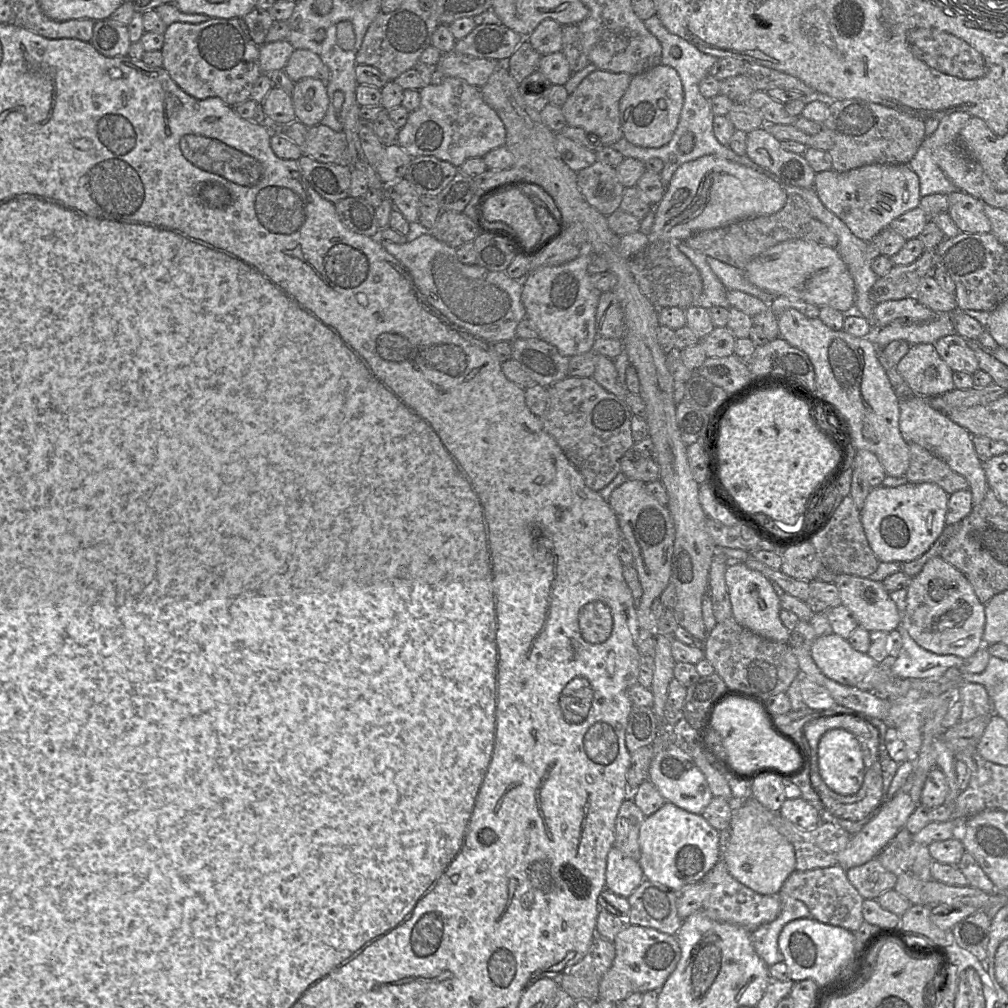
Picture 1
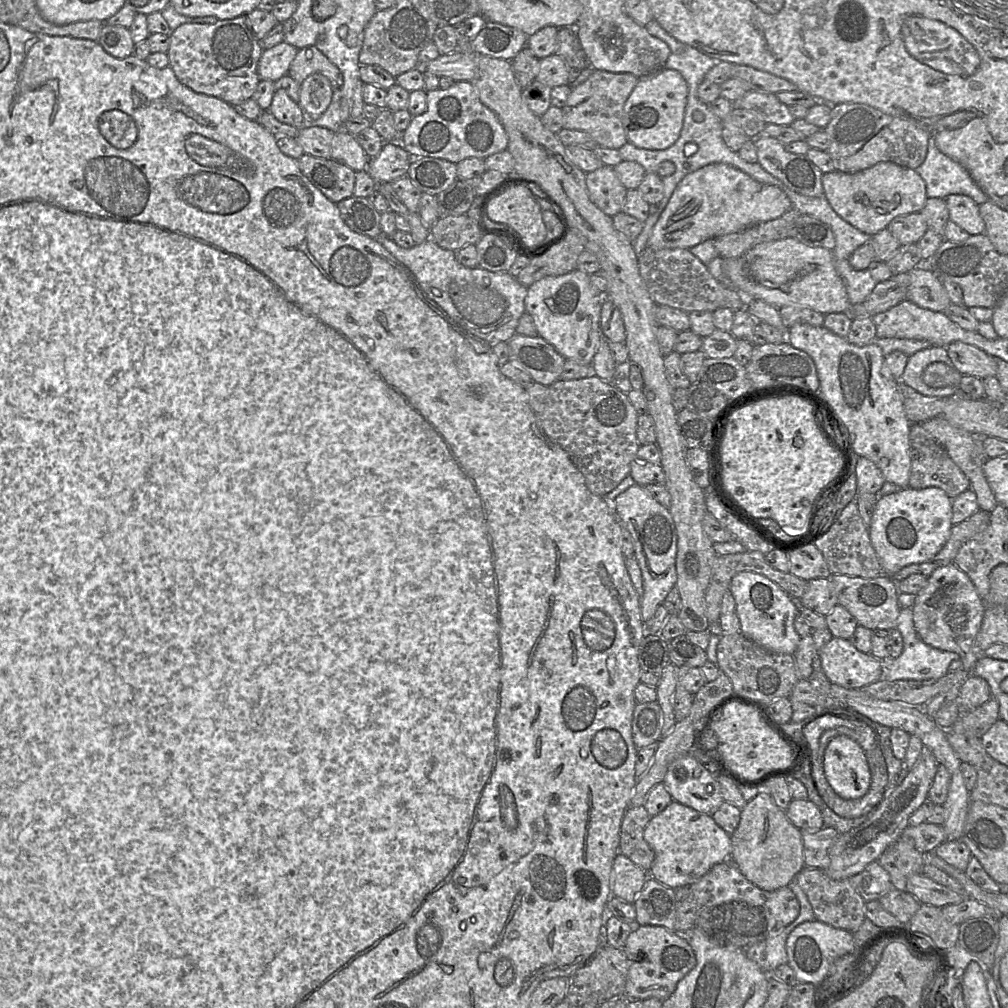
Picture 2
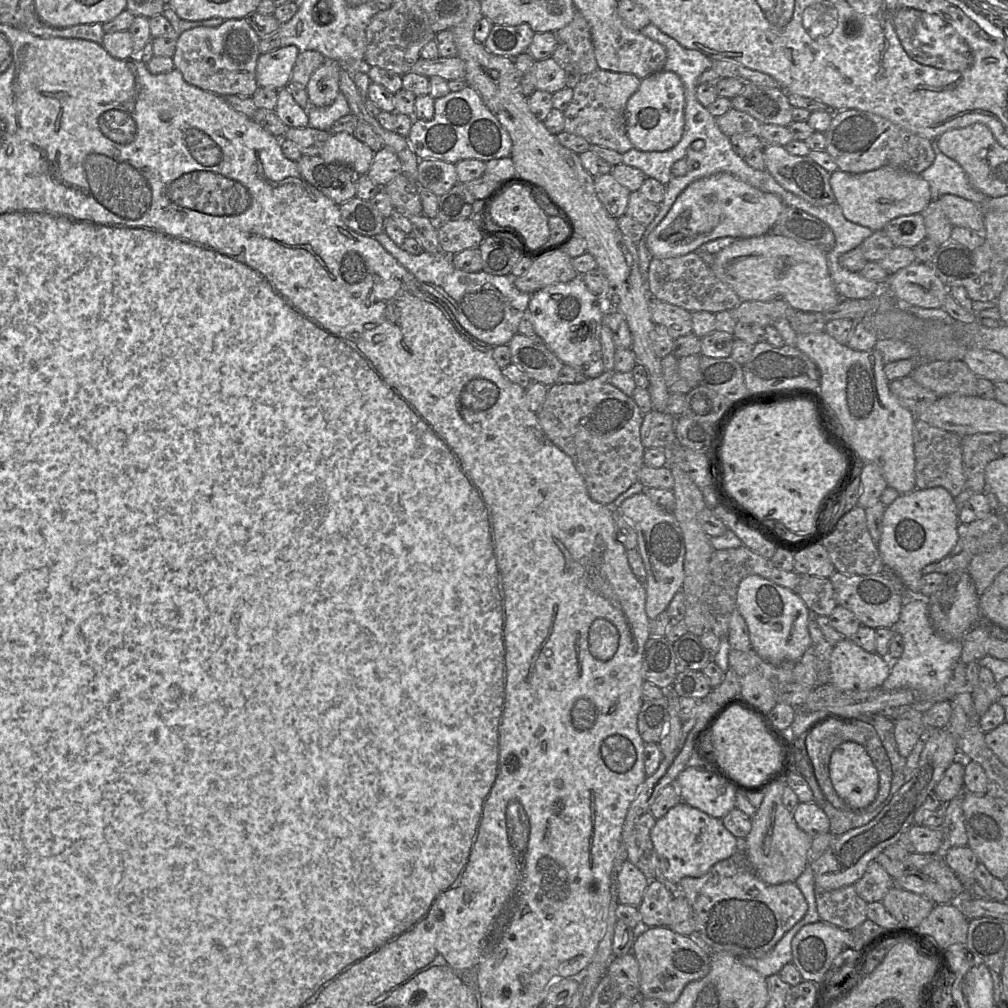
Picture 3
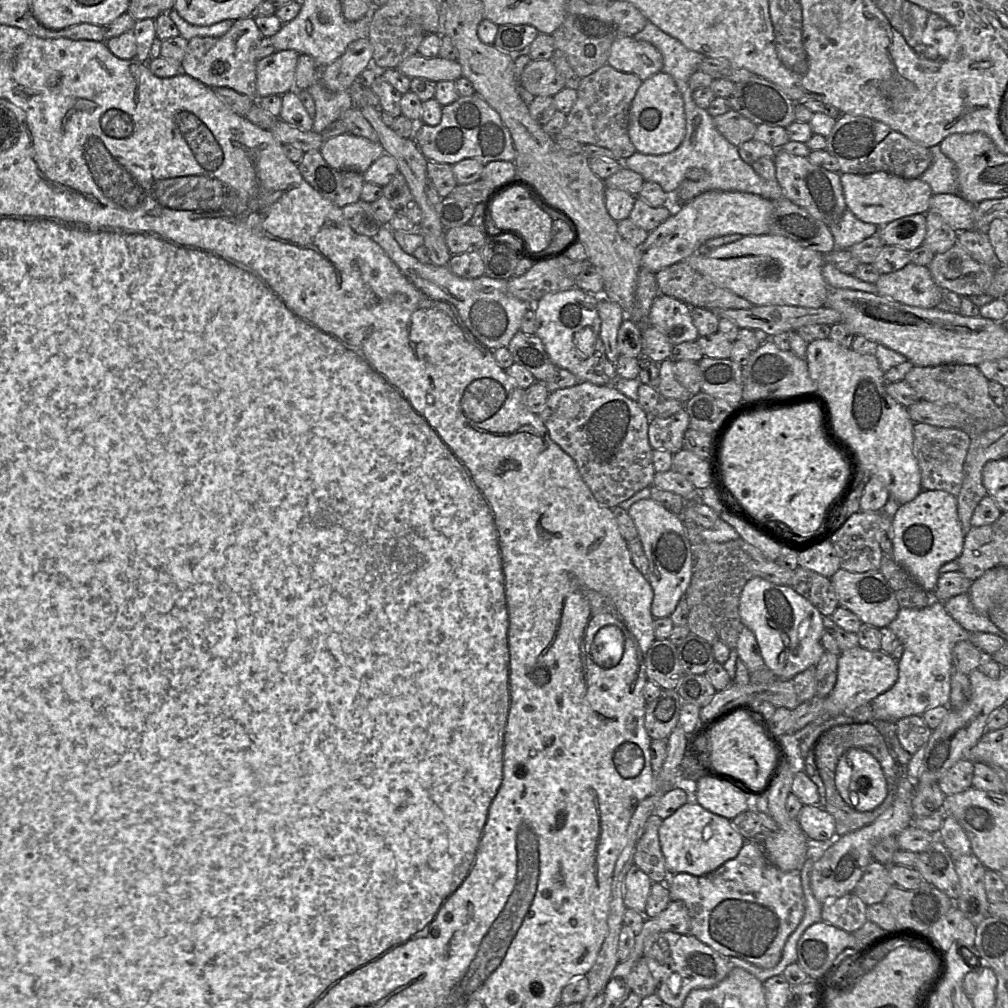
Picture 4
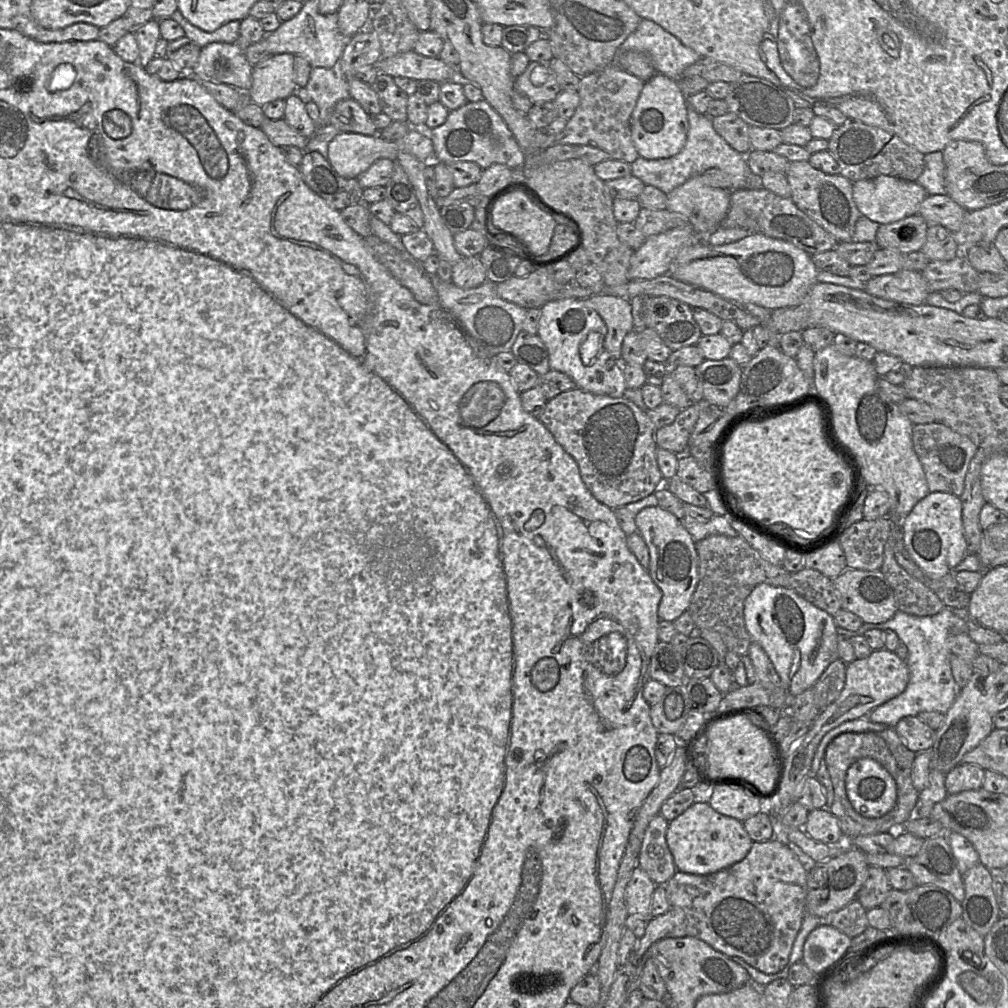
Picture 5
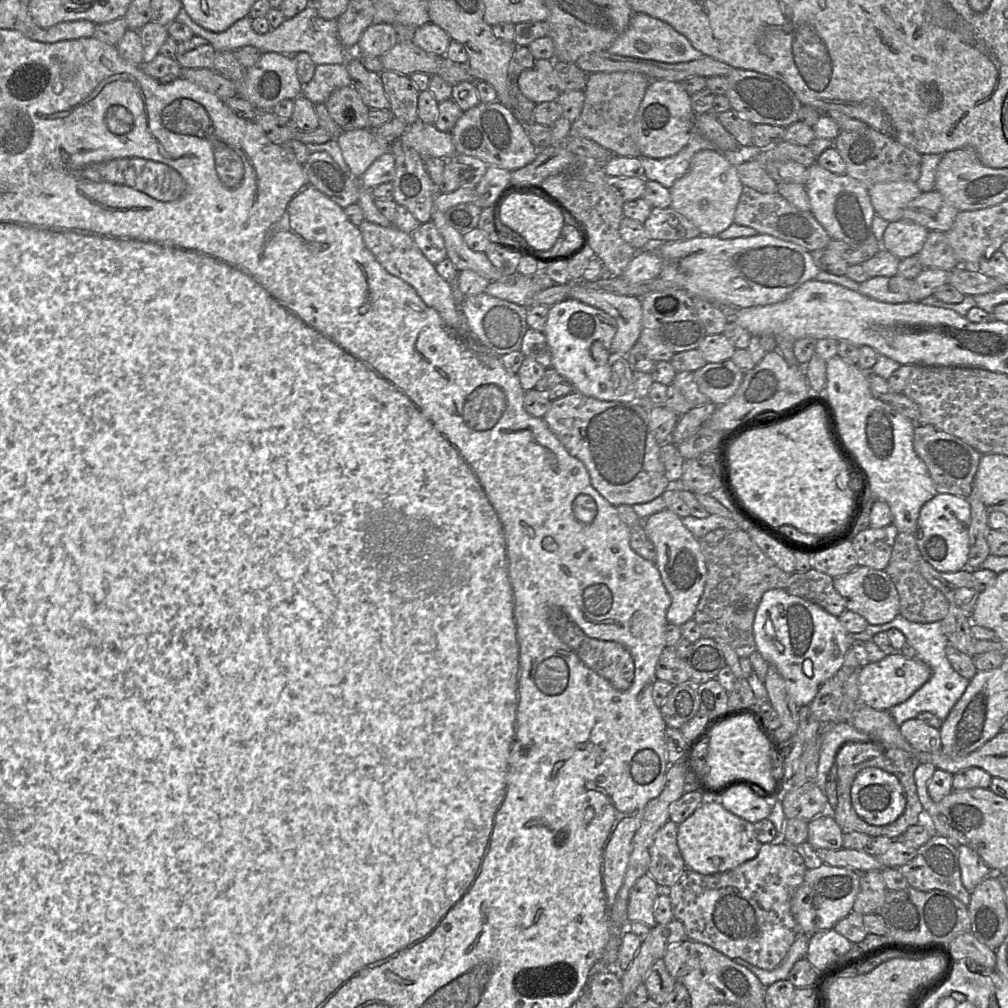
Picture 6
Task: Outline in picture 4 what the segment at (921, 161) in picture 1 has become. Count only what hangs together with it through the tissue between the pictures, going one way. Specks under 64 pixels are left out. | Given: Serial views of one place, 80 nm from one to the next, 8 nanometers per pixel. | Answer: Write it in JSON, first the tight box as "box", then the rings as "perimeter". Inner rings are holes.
{"box":[919,145,958,194],"perimeter":[[[939,145],[929,147],[932,164],[919,177],[928,183],[932,193],[958,194],[957,168],[952,160],[942,153]]]}

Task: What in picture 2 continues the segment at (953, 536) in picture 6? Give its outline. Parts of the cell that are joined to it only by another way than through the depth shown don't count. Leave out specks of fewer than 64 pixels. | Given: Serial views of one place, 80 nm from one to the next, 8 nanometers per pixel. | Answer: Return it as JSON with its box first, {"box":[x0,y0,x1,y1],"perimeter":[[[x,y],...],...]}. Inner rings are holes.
{"box":[868,487,952,577],"perimeter":[[[906,487],[880,497],[875,504],[868,532],[883,573],[890,577],[908,565],[931,560],[951,535],[951,519],[952,499],[938,487]]]}

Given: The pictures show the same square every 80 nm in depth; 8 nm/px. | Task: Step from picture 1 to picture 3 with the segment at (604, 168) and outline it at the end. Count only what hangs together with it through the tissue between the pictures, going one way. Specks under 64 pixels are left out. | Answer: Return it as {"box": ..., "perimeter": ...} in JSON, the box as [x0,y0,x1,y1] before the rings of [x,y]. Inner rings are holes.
{"box":[593,173,631,219],"perimeter":[[[611,173],[593,177],[596,195],[608,214],[615,219],[624,215],[631,192],[619,184]]]}

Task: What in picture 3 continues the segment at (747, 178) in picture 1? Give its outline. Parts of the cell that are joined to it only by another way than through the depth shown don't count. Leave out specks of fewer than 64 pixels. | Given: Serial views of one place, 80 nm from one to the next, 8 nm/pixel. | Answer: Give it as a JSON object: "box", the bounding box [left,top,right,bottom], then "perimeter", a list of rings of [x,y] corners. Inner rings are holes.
{"box":[646,173,785,259],"perimeter":[[[717,173],[692,182],[680,193],[666,216],[648,235],[646,246],[652,258],[665,259],[699,251],[701,245],[717,238],[762,236],[771,232],[785,206],[774,194],[763,192],[732,174]]]}

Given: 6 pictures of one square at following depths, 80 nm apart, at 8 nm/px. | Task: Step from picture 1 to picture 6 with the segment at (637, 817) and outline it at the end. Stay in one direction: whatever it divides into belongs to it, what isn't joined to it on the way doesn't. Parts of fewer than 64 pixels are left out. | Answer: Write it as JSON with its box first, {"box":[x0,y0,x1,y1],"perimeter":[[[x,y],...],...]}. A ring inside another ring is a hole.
{"box":[648,820,686,887],"perimeter":[[[668,820],[655,834],[650,847],[648,874],[660,887],[671,887],[686,870],[677,845],[678,825]]]}

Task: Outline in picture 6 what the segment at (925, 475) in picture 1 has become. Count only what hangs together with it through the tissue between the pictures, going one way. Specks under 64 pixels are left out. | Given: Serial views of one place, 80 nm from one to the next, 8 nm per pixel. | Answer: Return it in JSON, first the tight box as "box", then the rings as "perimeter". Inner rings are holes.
{"box":[913,425,981,498],"perimeter":[[[915,425],[913,446],[917,455],[924,461],[938,493],[948,493],[967,498],[972,492],[981,453],[960,438],[939,428]]]}

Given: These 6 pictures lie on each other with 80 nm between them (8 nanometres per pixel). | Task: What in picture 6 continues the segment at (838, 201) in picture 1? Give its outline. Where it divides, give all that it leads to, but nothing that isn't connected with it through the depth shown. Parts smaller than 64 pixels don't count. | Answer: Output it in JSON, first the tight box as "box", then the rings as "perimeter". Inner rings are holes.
{"box":[868,182,920,222],"perimeter":[[[881,182],[868,187],[875,214],[884,220],[895,222],[902,219],[905,207],[920,195],[915,182]]]}

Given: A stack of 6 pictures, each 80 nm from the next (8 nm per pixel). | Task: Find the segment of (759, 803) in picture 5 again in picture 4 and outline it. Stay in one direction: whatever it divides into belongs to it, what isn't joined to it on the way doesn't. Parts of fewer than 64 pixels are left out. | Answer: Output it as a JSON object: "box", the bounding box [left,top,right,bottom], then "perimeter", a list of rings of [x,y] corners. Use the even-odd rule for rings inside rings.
{"box":[694,777,750,820],"perimeter":[[[710,777],[696,782],[694,800],[710,812],[732,820],[750,809],[750,797],[728,783]]]}

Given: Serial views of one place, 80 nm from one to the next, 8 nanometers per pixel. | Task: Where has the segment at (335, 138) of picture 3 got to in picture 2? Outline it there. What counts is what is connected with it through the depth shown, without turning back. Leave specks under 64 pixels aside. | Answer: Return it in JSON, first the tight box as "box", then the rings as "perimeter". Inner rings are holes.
{"box":[331,130,370,172],"perimeter":[[[345,130],[334,132],[331,158],[344,163],[355,172],[367,170],[370,158],[355,136]]]}

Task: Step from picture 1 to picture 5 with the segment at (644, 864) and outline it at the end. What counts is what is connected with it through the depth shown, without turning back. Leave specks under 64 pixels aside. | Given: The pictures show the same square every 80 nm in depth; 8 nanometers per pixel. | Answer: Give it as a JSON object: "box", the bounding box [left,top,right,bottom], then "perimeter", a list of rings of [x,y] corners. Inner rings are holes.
{"box":[667,802,753,875],"perimeter":[[[694,802],[668,824],[667,845],[678,871],[709,875],[741,861],[750,851],[753,840],[743,822],[714,810],[709,803]]]}

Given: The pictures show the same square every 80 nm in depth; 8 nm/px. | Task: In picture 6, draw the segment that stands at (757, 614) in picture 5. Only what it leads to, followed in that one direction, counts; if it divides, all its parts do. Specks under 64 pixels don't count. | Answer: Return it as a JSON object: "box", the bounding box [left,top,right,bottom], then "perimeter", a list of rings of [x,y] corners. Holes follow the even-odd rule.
{"box":[753,589,852,707],"perimeter":[[[771,589],[763,594],[753,622],[753,636],[756,651],[780,673],[799,707],[809,705],[821,684],[842,667],[844,657],[852,644],[850,633],[846,631],[837,617],[829,614],[817,604],[788,594],[784,589]]]}

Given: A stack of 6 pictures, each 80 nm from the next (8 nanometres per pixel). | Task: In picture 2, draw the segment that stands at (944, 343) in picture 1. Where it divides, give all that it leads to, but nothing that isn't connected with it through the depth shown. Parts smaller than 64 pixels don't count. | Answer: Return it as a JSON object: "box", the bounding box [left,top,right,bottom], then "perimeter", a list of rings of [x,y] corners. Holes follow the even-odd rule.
{"box":[947,341,997,378],"perimeter":[[[961,341],[950,343],[947,353],[952,365],[962,374],[978,378],[995,376],[997,373],[997,360],[976,346]]]}

